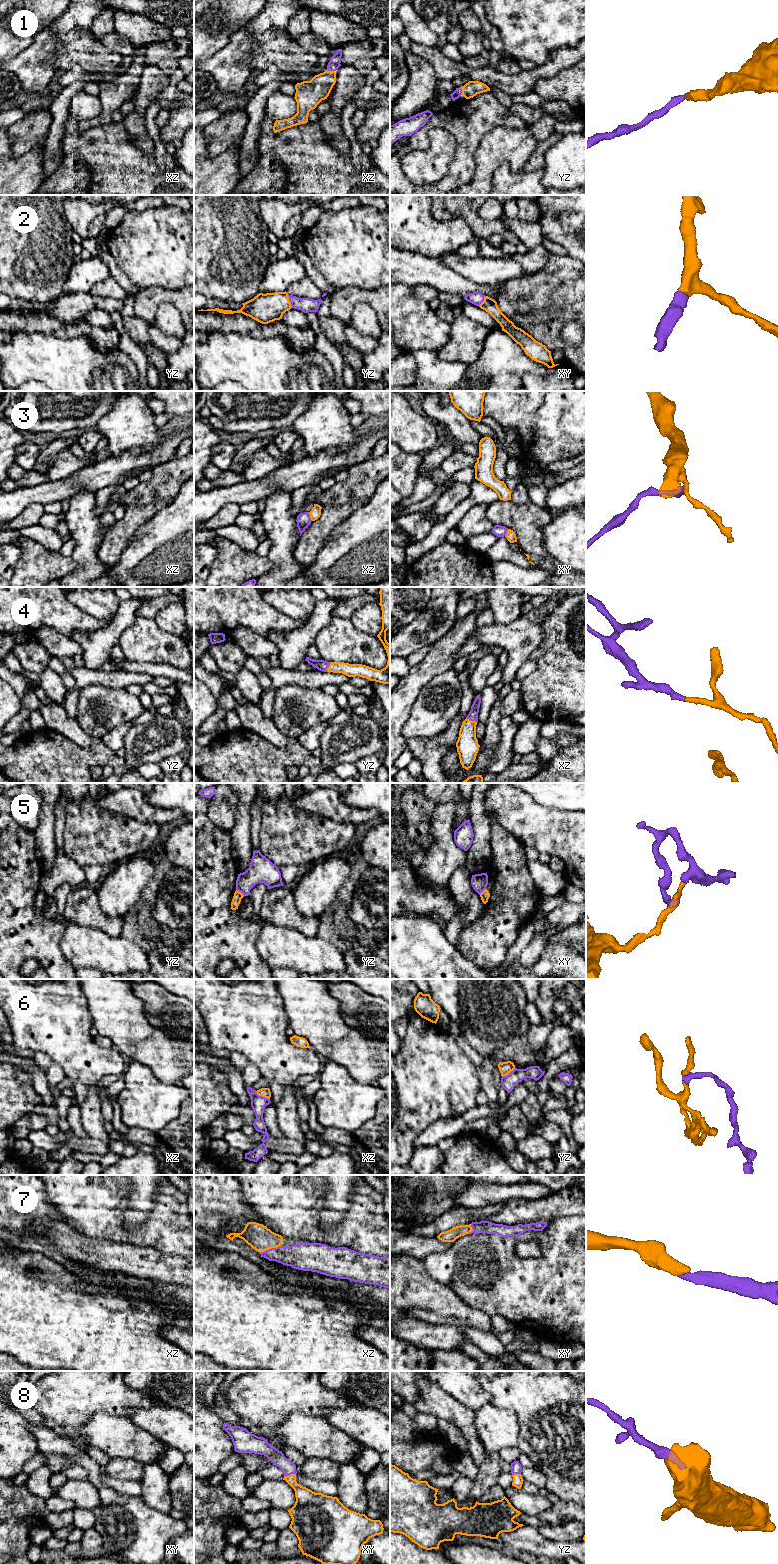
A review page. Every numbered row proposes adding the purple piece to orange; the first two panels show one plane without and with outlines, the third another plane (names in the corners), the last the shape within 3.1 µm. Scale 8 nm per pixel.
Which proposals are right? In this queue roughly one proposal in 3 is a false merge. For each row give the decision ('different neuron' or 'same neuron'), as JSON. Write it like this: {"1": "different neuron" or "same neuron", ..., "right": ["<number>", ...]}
{"1": "same neuron", "2": "same neuron", "3": "different neuron", "4": "same neuron", "5": "different neuron", "6": "different neuron", "7": "same neuron", "8": "same neuron", "right": ["1", "2", "4", "7", "8"]}

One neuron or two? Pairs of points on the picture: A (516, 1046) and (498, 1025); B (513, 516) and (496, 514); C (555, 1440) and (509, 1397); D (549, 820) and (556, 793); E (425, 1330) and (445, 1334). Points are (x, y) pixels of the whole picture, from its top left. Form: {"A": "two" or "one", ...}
{"A": "one", "B": "one", "C": "one", "D": "two", "E": "one"}

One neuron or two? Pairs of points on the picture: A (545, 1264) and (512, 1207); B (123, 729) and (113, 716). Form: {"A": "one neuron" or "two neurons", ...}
{"A": "two neurons", "B": "two neurons"}

